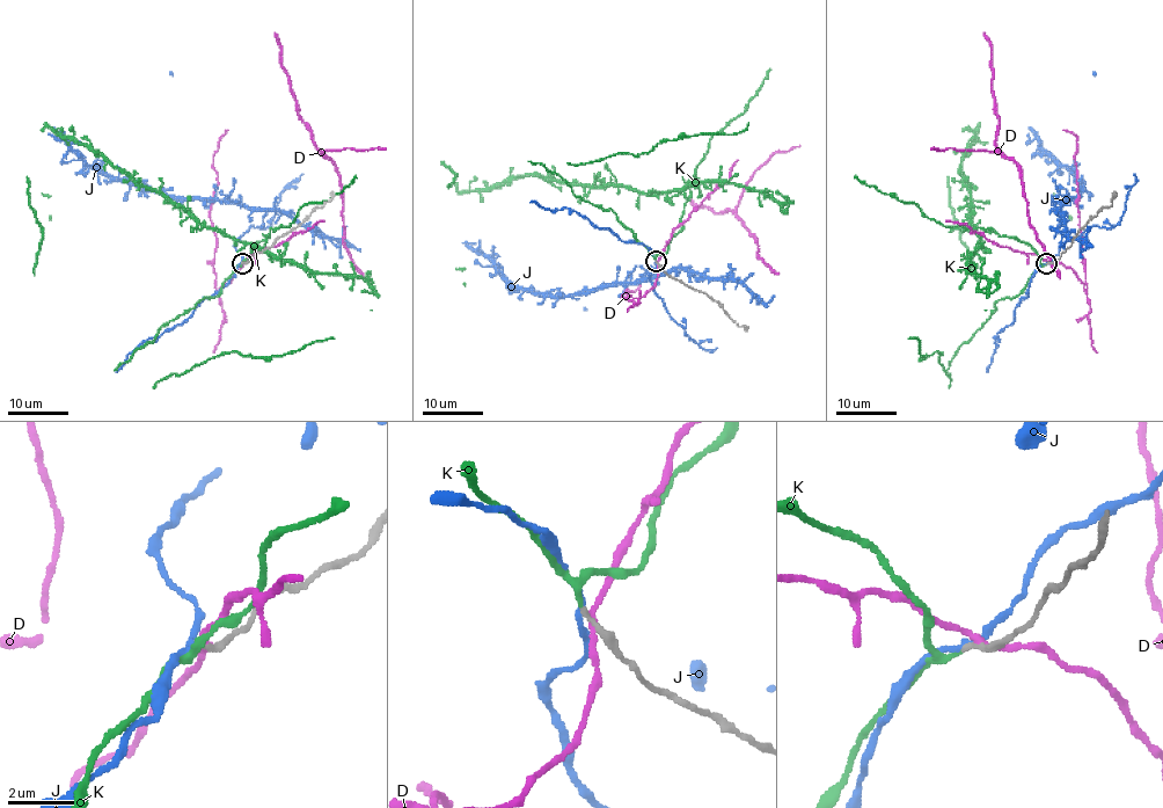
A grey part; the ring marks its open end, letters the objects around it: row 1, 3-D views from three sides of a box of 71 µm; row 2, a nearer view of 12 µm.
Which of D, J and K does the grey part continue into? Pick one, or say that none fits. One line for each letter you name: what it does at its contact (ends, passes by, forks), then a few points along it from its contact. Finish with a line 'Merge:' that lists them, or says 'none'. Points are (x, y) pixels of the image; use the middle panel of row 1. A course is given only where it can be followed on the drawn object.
K: it passes by
Merge: K

